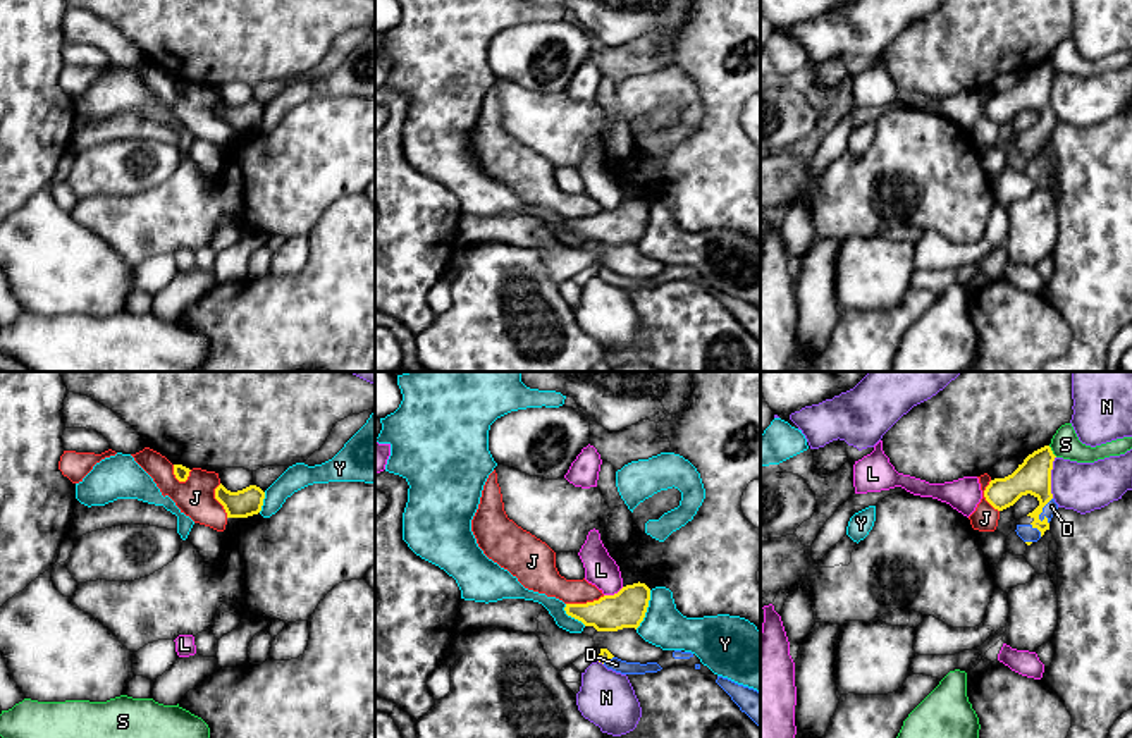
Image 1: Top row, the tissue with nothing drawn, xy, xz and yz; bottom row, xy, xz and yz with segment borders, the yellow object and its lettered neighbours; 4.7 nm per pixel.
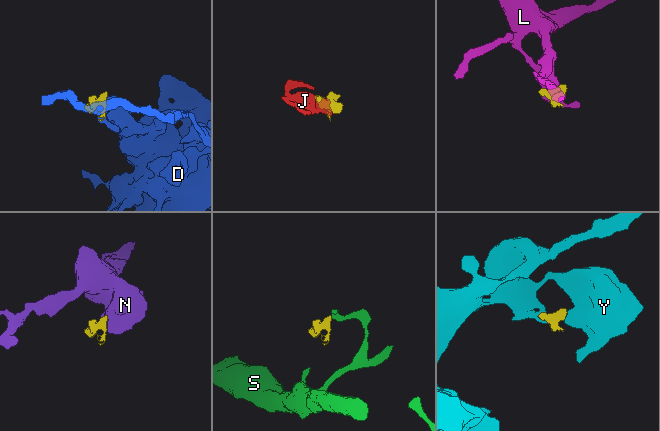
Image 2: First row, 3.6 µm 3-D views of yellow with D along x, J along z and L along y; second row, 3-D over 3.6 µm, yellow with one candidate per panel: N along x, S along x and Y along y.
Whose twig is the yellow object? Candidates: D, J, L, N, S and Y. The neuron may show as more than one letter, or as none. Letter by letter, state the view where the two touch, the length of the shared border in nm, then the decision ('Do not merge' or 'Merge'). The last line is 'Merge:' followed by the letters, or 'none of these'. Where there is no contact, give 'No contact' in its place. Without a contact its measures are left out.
D: Touches yellow in yz. Shared border 130 nm. Merge
J: Touches yellow in xz. Shared border 190 nm. Do not merge
L: Touches yellow in xz. Shared border 100 nm. Do not merge
N: Touches yellow in yz. Shared border 200 nm. Do not merge
S: Touches yellow in yz. Shared border 70 nm. Do not merge
Y: Touches yellow in xz. Shared border 200 nm. Do not merge
Merge: D

